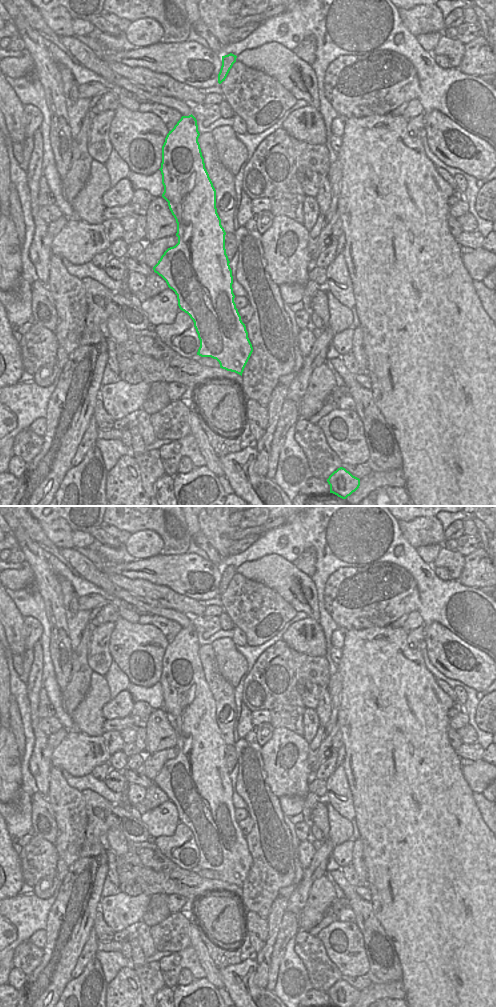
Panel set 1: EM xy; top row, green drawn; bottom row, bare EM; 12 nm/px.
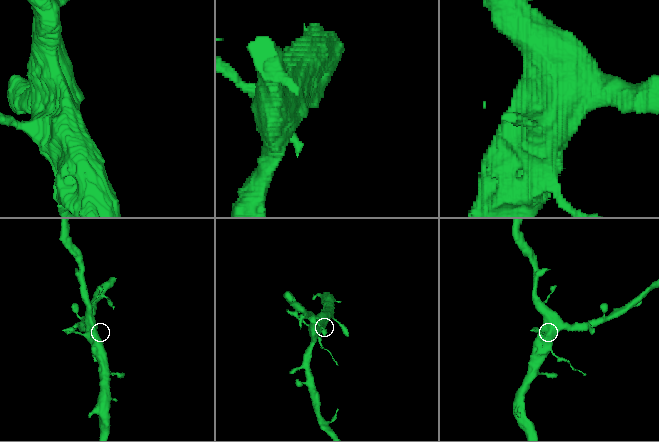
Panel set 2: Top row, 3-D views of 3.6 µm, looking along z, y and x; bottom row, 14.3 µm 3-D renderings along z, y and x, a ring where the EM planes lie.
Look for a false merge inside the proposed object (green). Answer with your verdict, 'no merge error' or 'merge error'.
merge error

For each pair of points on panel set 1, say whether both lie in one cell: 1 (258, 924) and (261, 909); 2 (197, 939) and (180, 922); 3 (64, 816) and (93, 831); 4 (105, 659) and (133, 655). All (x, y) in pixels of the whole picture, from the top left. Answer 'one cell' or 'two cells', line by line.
1: two cells
2: two cells
3: two cells
4: two cells

